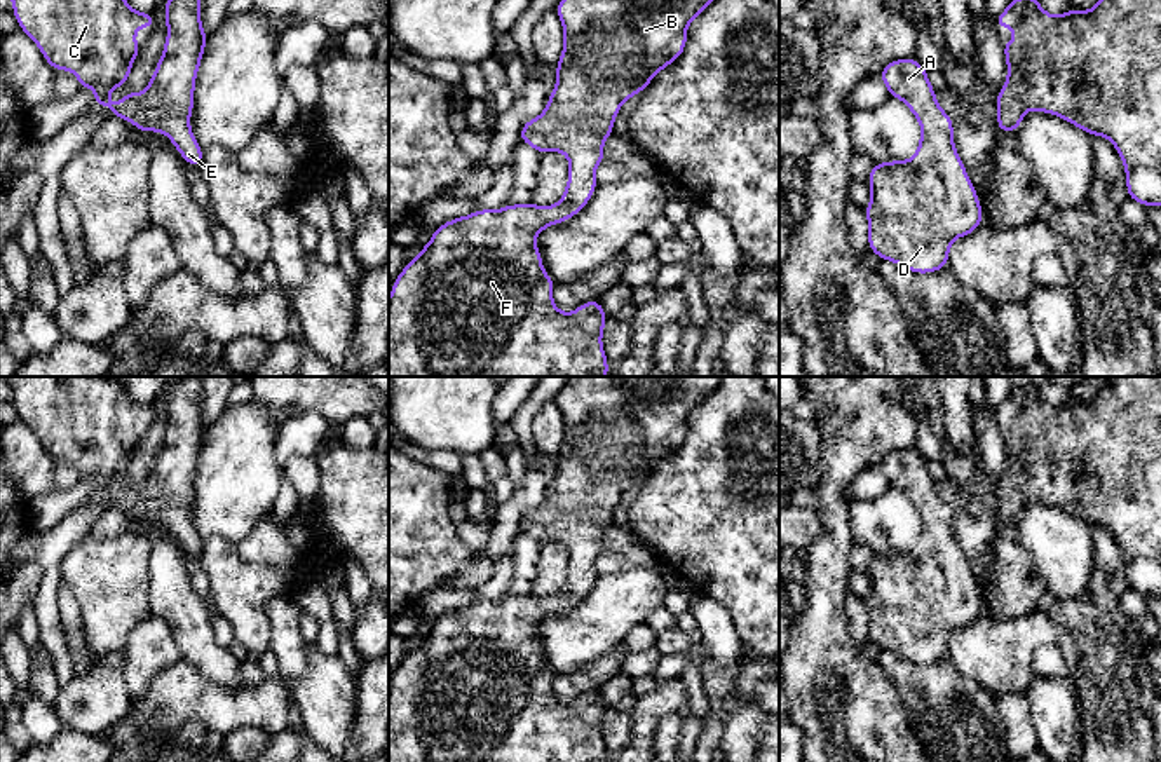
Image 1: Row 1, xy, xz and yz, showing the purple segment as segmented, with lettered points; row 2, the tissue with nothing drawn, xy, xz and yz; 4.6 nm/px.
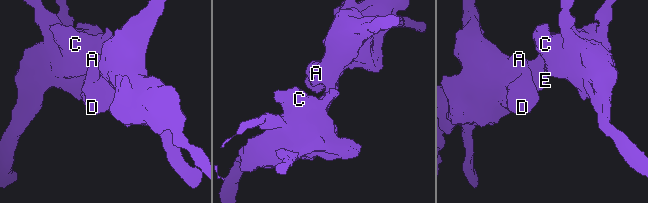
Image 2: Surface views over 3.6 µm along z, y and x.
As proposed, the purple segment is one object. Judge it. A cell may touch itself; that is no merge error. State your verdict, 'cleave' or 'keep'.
keep

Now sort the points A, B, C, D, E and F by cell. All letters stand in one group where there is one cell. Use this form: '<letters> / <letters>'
A B C D E F

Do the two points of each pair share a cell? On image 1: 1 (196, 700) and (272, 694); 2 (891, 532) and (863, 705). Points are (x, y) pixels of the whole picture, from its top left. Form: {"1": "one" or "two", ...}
{"1": "one", "2": "two"}

